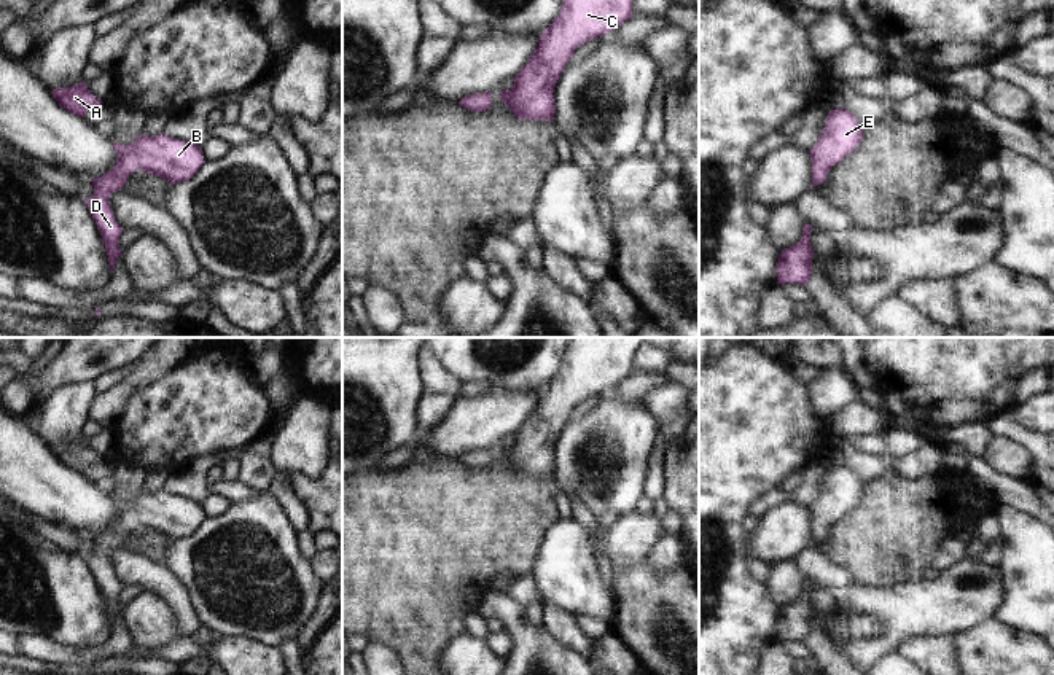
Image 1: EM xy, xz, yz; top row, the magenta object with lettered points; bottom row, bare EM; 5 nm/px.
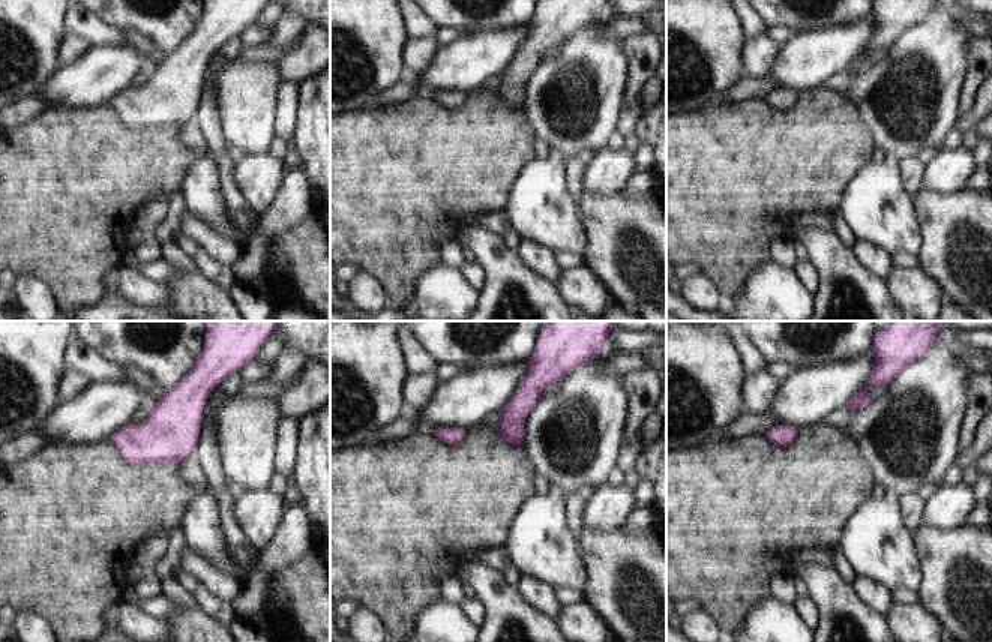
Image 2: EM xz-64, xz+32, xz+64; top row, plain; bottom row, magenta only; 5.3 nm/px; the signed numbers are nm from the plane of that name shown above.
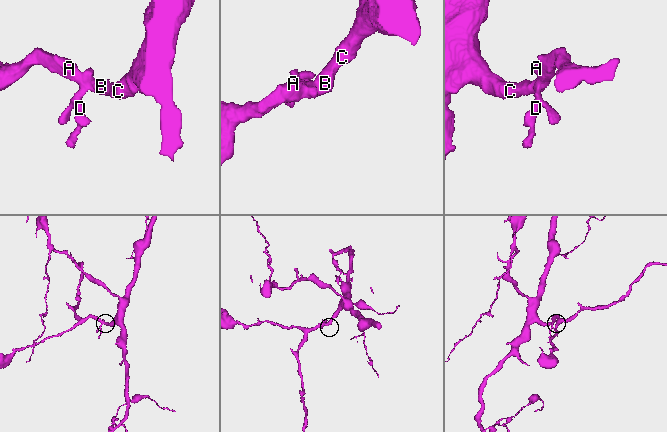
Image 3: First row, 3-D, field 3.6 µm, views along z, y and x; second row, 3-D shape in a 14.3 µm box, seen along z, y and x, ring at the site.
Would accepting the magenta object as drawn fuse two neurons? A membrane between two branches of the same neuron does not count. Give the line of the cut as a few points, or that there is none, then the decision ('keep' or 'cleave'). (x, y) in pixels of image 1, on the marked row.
cut none; keep

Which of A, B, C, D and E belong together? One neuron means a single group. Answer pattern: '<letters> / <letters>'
A B C D E

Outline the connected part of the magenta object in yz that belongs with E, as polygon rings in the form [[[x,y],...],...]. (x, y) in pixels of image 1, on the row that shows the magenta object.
[[[850,110],[828,111],[822,137],[809,151],[812,161],[812,186],[822,185],[833,166],[849,156],[863,142],[865,127]]]

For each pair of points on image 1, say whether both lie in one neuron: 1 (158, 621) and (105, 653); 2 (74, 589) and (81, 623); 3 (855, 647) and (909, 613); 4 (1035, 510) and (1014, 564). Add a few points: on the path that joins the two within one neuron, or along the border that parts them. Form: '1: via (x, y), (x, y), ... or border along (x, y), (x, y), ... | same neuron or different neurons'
1: border along (121, 613), (132, 645) | different neurons
2: via (74, 597), (74, 615) | same neuron
3: via (868, 647), (876, 647), (897, 626) | same neuron
4: border along (999, 505), (1026, 511), (1037, 521) | different neurons

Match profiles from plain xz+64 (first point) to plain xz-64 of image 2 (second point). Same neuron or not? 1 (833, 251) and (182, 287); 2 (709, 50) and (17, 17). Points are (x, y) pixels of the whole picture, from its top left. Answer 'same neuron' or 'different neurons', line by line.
1: same neuron
2: same neuron

